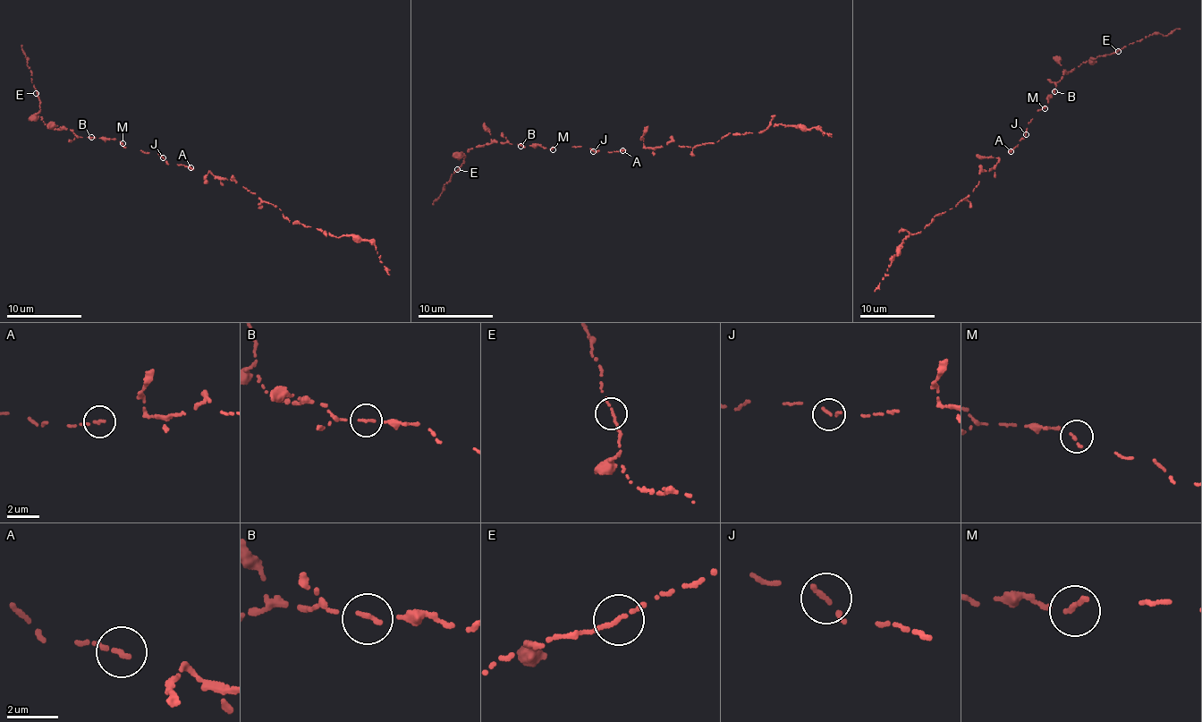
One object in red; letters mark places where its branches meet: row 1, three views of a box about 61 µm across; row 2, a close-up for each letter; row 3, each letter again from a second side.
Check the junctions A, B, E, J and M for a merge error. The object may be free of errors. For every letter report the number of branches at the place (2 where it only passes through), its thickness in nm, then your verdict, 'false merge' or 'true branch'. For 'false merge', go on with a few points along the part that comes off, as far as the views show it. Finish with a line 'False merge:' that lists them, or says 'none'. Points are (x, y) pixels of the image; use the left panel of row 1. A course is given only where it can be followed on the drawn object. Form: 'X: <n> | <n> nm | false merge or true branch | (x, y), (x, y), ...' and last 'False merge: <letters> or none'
A: 1 | 240 nm | true branch
B: 2 | 150 nm | true branch
E: 1 | 240 nm | true branch
J: 1 | 240 nm | true branch
M: 1 | 240 nm | true branch
False merge: none

